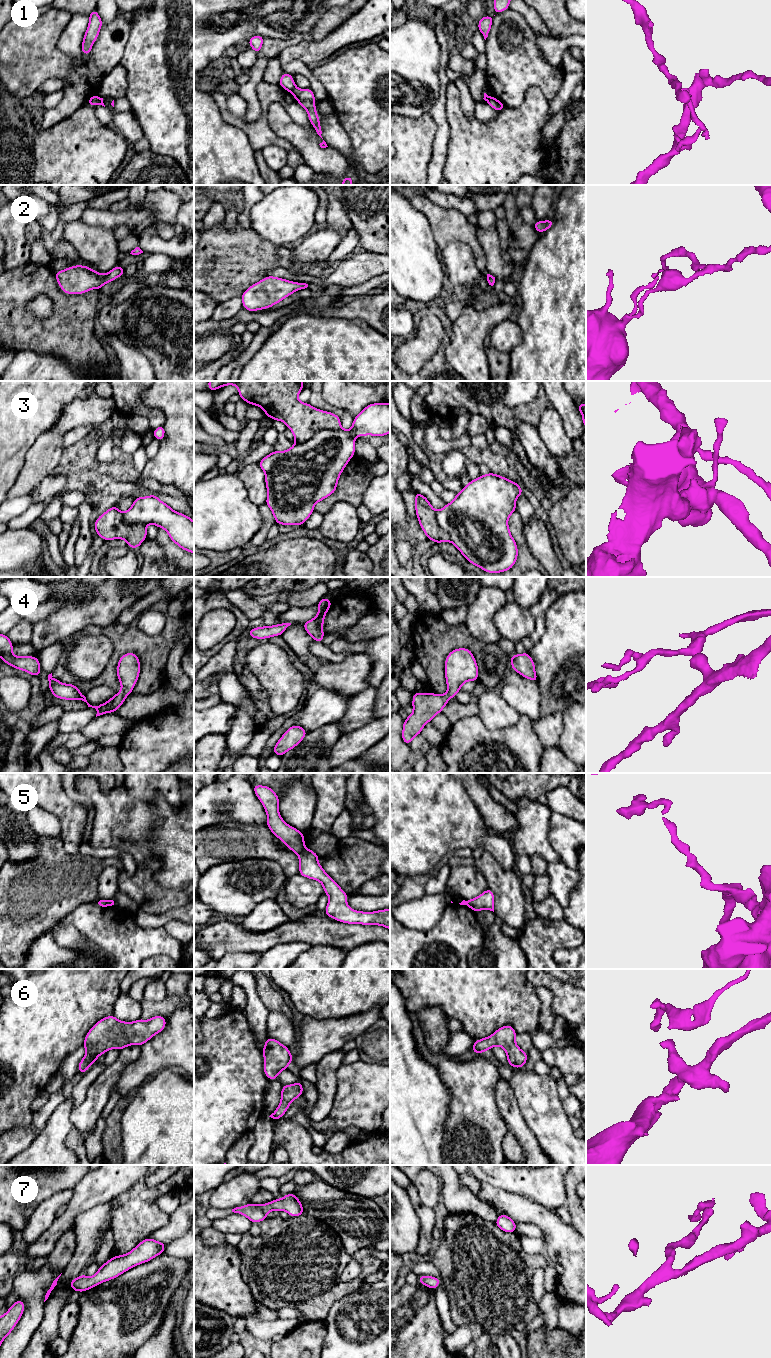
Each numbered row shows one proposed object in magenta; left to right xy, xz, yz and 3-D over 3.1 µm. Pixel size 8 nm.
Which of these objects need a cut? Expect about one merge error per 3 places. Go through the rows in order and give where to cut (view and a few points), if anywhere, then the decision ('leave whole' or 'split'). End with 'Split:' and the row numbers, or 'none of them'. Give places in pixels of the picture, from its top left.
1: cut xz (295, 86), (289, 91); split
2: cut none; leave whole
3: cut xz (340, 427), (337, 429), (320, 430), (304, 441), (295, 442); split
4: cut none; leave whole
5: cut xz (306, 848), (298, 855); split
6: cut none; leave whole
7: cut none; leave whole
Split: 1, 3, 5

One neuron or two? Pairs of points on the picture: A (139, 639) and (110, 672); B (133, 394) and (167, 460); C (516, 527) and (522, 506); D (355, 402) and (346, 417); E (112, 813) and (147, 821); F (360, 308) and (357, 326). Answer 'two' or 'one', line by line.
A: one
B: two
C: two
D: two
E: one
F: two

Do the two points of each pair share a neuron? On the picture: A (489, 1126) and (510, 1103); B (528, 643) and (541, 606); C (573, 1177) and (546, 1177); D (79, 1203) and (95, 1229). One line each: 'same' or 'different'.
A: different
B: same
C: different
D: different

